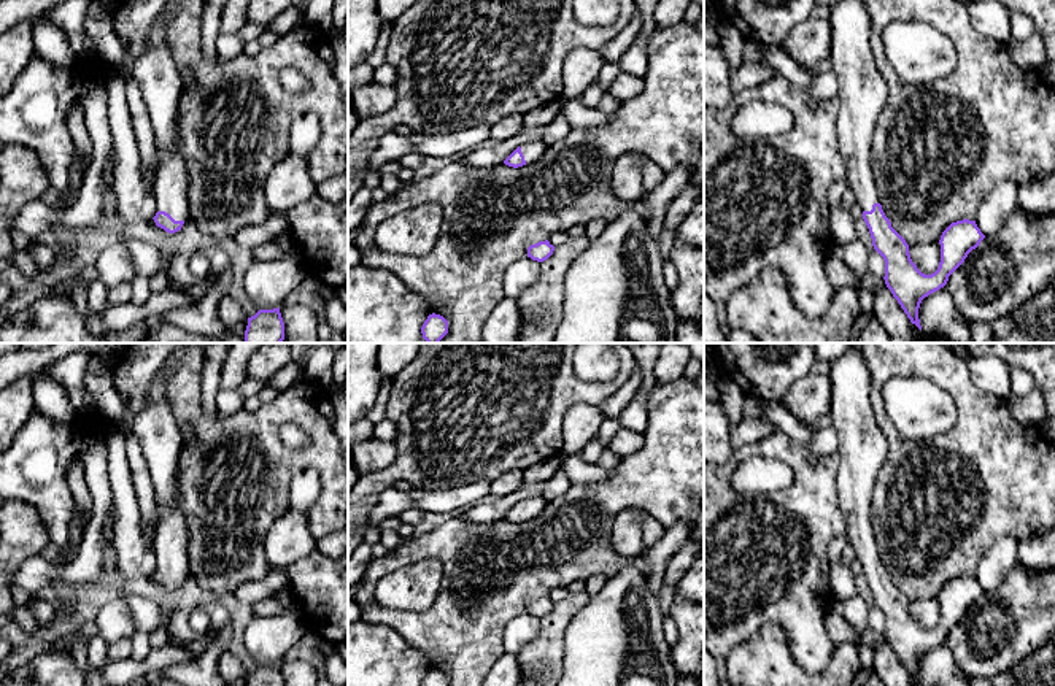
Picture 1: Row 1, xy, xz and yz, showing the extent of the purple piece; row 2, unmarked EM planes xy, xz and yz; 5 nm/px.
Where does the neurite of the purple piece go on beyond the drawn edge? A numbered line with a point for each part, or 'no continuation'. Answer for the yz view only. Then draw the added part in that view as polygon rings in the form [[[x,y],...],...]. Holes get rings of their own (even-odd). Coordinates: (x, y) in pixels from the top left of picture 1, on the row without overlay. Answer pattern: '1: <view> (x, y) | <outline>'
1: yz (863, 447) | [[[853,343],[847,353],[829,364],[831,378],[831,422],[839,440],[841,467],[837,476],[837,492],[841,508],[847,518],[845,540],[855,548],[856,559],[863,567],[871,567],[879,559],[871,524],[871,497],[875,476],[888,453],[888,441],[874,419],[868,400],[871,381],[864,356]]]

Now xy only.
1: xy (161, 440) | [[[167,372],[154,378],[153,400],[133,419],[135,434],[149,478],[156,491],[159,522],[153,551],[157,567],[168,568],[175,576],[189,575],[186,514],[178,505],[178,461],[183,435],[172,408],[162,399],[167,394]]]

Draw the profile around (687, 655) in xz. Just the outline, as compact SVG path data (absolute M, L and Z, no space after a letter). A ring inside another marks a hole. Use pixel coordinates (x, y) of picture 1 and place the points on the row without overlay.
M674 591L666 615L677 624L678 638L669 654L678 675L704 683L704 603L688 600Z

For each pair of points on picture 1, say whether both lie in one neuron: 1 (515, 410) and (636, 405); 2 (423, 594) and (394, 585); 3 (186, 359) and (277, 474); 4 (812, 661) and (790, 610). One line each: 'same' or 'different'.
1: different
2: same
3: same
4: same

